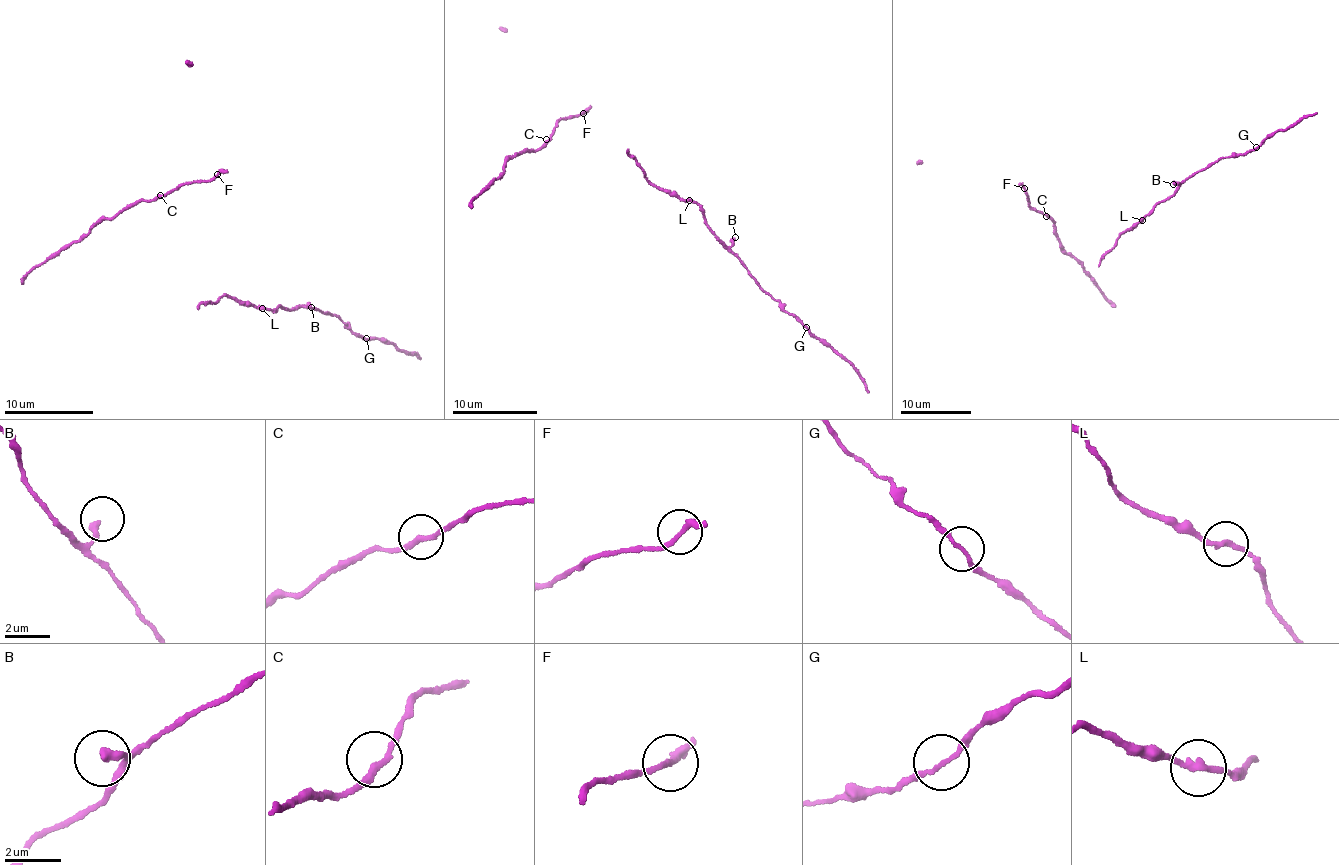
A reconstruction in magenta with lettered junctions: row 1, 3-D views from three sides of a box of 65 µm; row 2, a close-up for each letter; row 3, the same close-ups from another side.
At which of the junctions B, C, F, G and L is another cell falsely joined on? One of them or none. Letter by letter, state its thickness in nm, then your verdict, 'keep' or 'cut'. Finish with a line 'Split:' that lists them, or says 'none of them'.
B: calibre 320 nm; keep
C: calibre 240 nm; keep
F: calibre 240 nm; keep
G: calibre 150 nm; keep
L: calibre 240 nm; keep
Split: none of them

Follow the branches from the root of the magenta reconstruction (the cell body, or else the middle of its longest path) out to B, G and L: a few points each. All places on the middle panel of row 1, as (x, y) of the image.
B: (642, 172), (648, 182), (676, 193), (684, 201), (696, 203), (706, 222), (726, 245), (730, 246), (735, 237)
G: (642, 172), (648, 182), (676, 193), (684, 201), (696, 203), (718, 239), (740, 257), (762, 290), (806, 328)
L: (642, 172), (648, 182), (689, 200)

